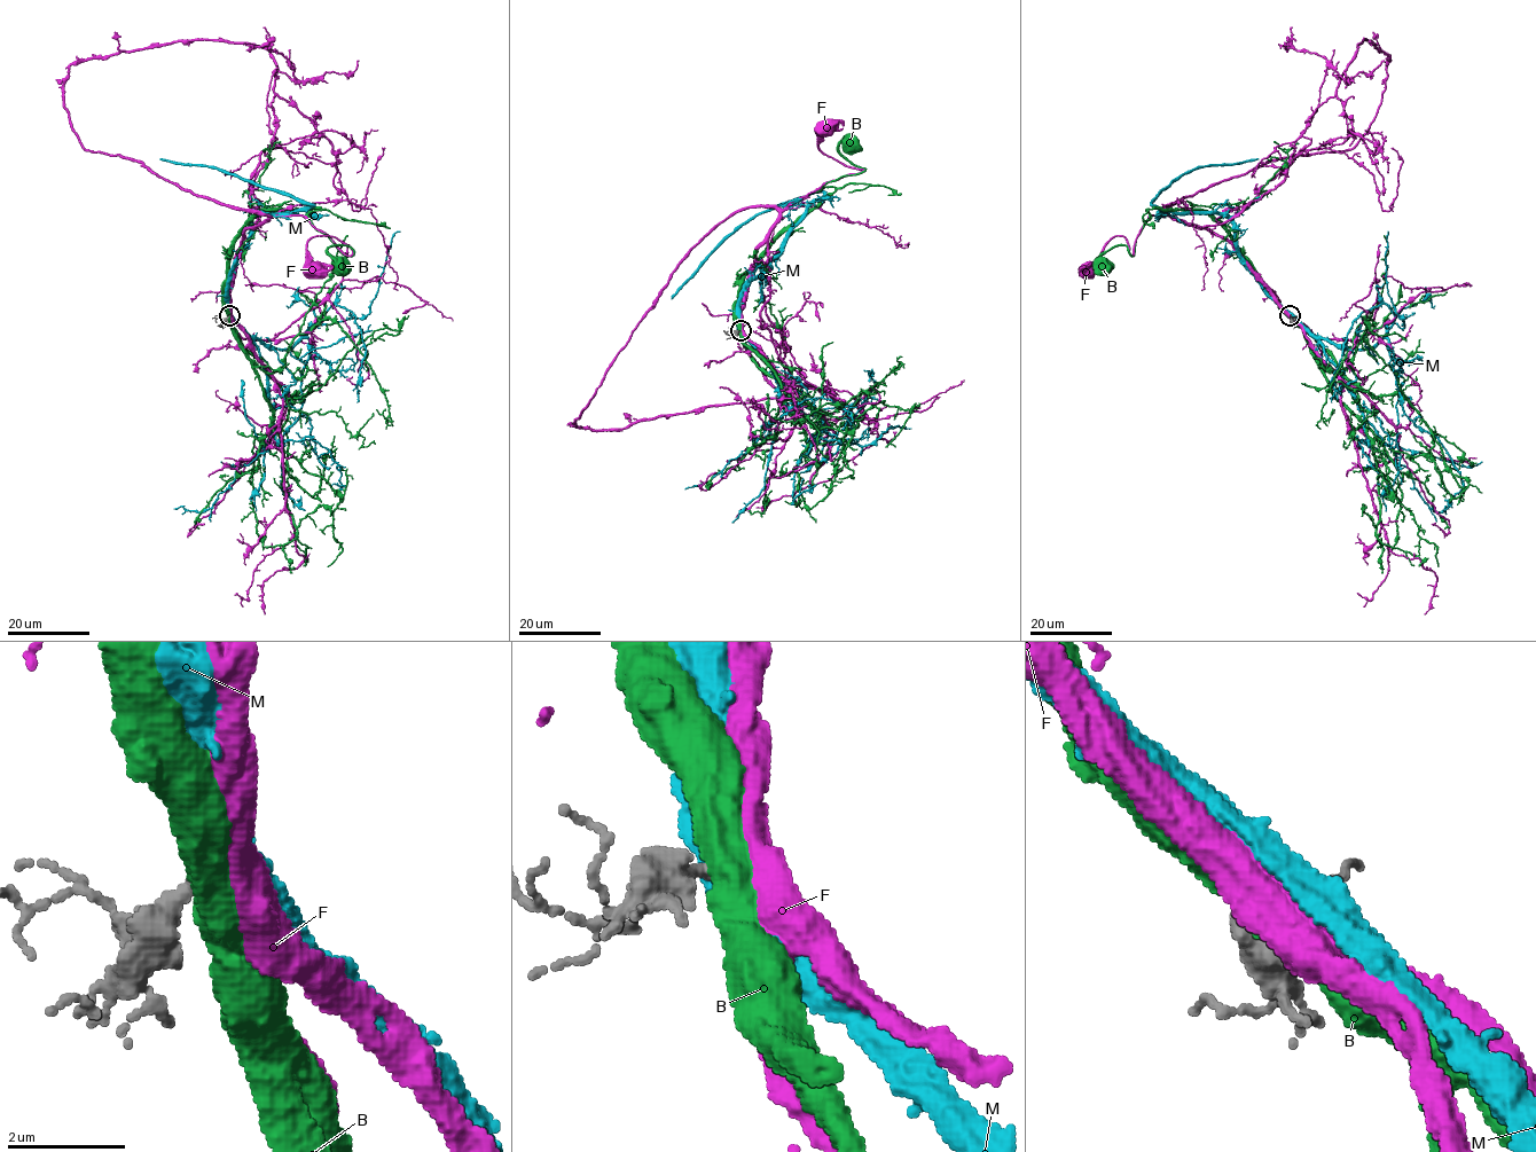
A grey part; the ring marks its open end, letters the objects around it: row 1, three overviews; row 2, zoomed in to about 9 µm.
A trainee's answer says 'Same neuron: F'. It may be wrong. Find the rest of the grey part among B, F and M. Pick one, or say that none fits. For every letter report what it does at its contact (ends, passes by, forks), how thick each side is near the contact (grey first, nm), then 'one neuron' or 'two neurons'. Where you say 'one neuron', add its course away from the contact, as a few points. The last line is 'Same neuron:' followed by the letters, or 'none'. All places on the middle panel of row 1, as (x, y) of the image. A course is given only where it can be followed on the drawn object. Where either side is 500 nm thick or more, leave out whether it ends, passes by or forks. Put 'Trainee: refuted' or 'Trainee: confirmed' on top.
Trainee: confirmed
B: calibres 300 and 600 nm; two neurons
F: it passes by; calibres 220 and 480 nm; one neuron; course (739, 330), (739, 308), (753, 252), (781, 213), (825, 182), (863, 170), (819, 148), (819, 126), (824, 125)
M: calibres 220 and 600 nm; two neurons
Same neuron: F

